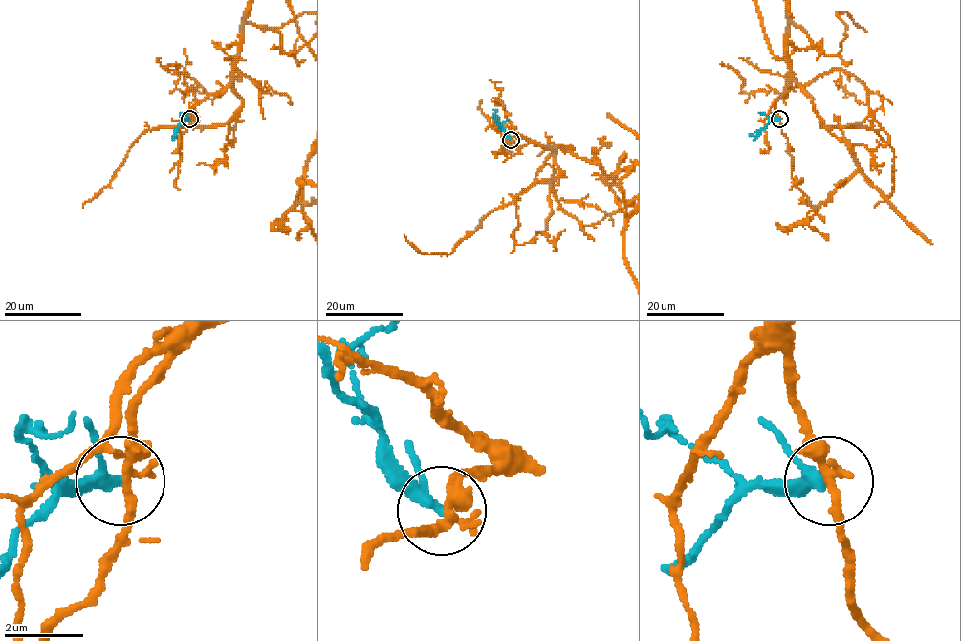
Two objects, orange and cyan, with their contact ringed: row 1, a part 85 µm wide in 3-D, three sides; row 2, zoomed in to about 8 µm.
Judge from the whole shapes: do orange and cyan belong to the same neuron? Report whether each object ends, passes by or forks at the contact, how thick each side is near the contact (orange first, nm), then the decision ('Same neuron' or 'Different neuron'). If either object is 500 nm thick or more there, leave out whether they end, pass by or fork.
At the ring orange passes by. At the ring cyan passes by. Thickness 280 nm (orange) against 240 nm. Different neuron

